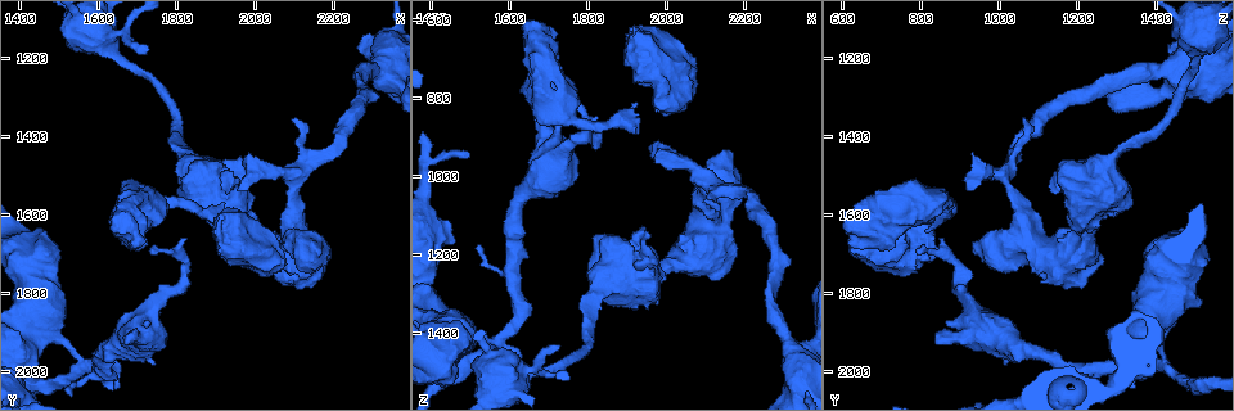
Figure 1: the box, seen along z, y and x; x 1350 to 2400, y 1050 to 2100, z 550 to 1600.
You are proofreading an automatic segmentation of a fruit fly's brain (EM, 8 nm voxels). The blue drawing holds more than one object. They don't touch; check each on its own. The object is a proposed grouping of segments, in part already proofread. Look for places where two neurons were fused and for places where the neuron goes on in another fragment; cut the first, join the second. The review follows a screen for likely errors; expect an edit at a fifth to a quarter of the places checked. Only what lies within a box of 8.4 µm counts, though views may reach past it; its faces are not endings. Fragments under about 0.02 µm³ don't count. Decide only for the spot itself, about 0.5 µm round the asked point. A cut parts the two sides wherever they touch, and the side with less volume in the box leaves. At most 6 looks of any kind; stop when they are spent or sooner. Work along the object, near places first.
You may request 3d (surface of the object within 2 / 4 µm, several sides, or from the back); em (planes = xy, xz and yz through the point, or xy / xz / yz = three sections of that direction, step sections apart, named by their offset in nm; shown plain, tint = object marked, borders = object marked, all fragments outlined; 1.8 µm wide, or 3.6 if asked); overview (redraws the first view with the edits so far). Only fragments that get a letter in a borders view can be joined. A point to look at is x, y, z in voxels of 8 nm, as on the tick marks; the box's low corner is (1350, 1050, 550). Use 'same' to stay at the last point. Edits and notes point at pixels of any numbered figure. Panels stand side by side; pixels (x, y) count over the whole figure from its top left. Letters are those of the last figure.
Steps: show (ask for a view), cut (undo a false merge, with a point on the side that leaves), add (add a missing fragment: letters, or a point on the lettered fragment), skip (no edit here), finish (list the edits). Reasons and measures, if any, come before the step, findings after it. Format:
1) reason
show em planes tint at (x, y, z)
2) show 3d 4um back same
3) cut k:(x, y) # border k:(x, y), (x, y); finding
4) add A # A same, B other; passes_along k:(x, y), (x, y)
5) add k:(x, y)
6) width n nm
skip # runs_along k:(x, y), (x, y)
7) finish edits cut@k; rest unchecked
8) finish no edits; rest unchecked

calibre changes
show em 3.6um planes tint at (1630, 1135, 1495)

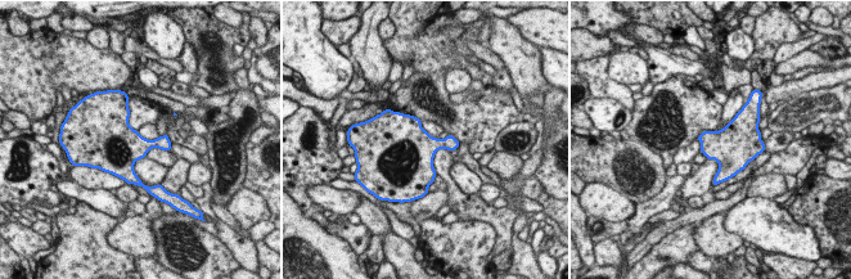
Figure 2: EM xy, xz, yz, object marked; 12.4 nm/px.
see the neighbours
show em 3.6um planes borders same

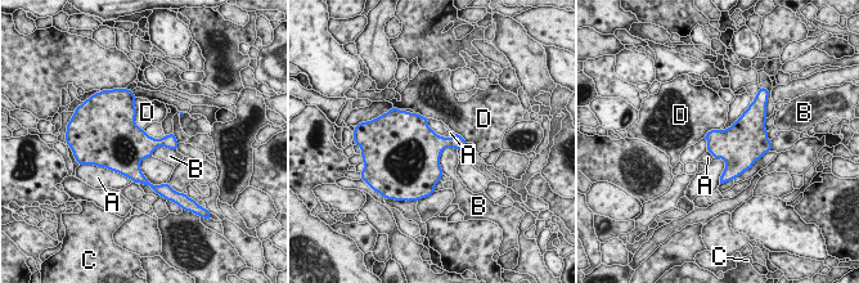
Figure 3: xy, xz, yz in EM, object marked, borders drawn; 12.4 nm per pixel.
skip # A other, B other, C other, D other; border 3:(108, 169), (127, 176), (133, 182); continuous, no second neuron

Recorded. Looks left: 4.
four-way junction
show 3d 4um back at (2120, 1500, 1020)

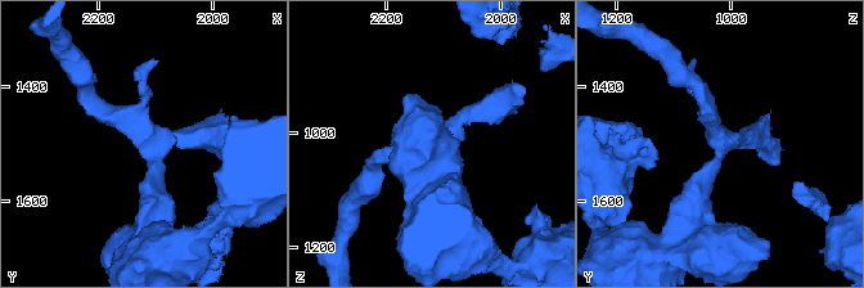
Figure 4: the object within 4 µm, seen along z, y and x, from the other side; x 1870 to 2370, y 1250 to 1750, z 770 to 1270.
arms 4; now the EM
show em yz step 8 tint at (2120, 1495, 1020)

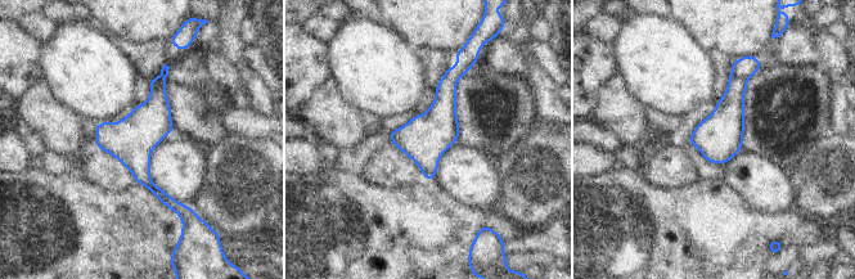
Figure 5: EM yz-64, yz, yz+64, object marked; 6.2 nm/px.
cut it another way
show em planes borders same

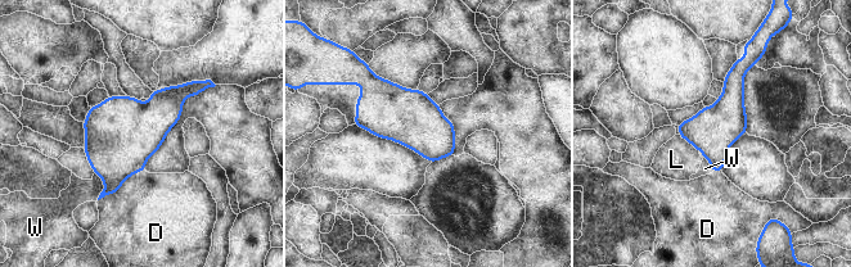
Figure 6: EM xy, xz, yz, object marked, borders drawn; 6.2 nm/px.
skip # D other, L other, W other; border 6:(94, 172), (104, 185), (97, 199); continuous, no second neuron

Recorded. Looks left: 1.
finish no edits; rest unchecked

